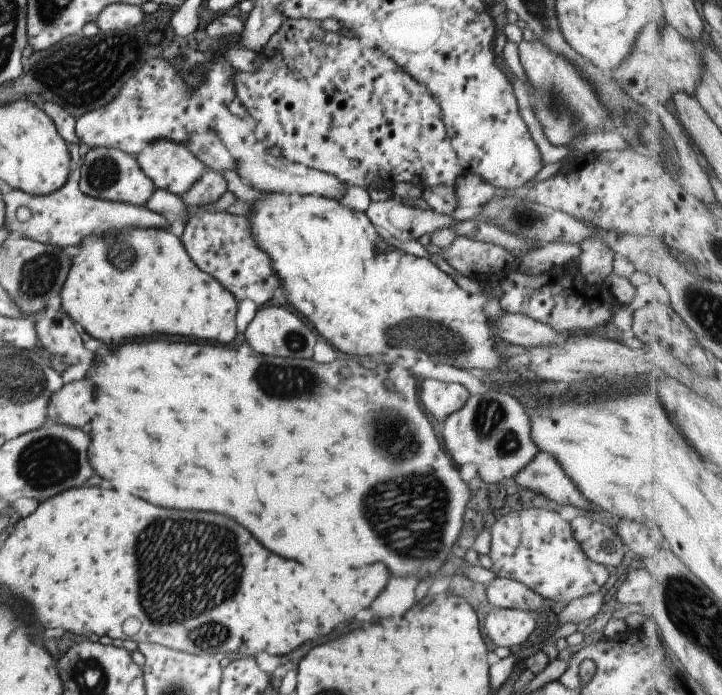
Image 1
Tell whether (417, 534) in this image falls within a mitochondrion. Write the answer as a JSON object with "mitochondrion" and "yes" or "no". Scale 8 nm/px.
{"mitochondrion":"yes"}

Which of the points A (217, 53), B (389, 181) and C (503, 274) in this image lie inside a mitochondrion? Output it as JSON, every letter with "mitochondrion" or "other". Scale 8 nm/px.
{"A":"other","B":"other","C":"other"}

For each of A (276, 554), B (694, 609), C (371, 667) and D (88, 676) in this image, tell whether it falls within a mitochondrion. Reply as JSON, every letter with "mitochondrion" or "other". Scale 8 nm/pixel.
{"A":"other","B":"mitochondrion","C":"other","D":"mitochondrion"}

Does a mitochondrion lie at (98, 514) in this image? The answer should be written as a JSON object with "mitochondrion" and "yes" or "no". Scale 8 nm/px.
{"mitochondrion":"no"}

